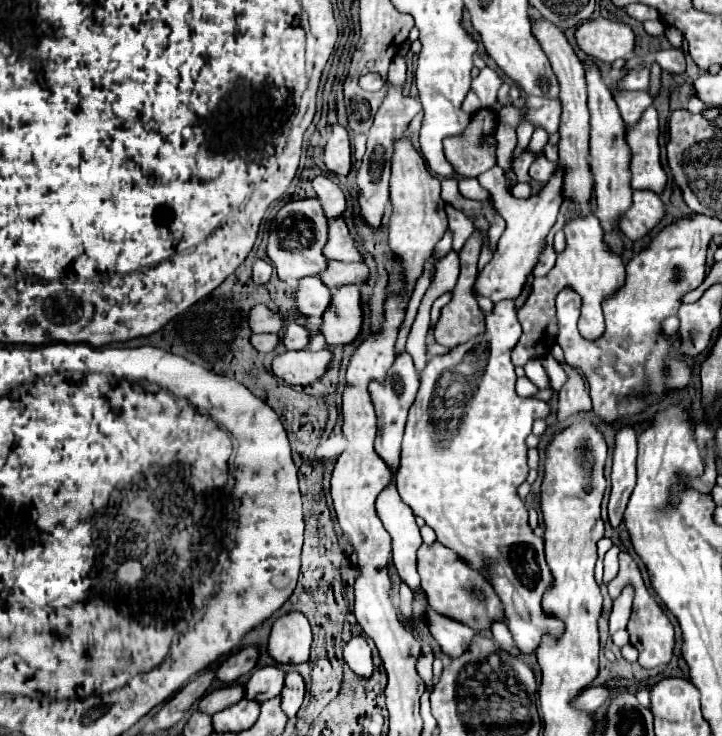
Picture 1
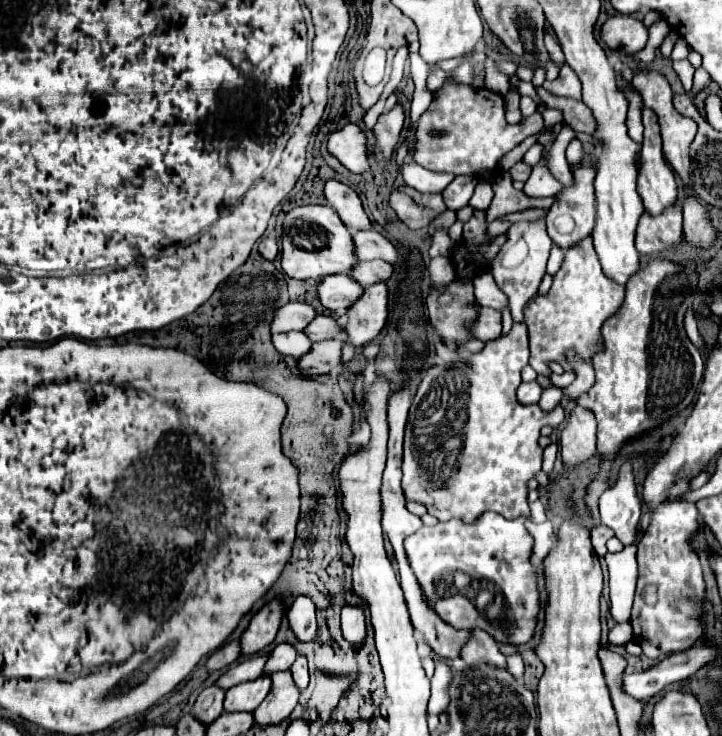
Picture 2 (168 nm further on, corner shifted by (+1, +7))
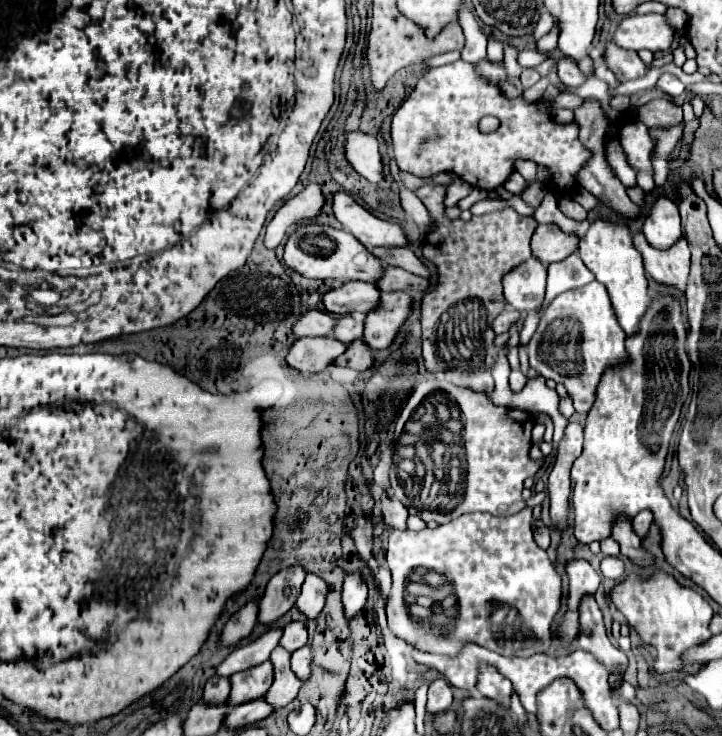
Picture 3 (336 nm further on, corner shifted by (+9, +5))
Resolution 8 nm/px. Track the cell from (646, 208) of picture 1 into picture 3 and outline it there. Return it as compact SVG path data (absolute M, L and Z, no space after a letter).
M638 231L634 233L634 247L644 257L644 269L650 277L680 291L686 289L686 277L690 271L690 249L684 237L680 237L668 251L660 251L656 247L650 247L642 231Z

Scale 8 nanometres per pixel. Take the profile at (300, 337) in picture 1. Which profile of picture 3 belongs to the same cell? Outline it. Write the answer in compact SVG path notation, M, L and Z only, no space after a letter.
M336 317L336 327L332 327L332 337L350 343L354 339L362 337L362 321L356 321L352 317Z

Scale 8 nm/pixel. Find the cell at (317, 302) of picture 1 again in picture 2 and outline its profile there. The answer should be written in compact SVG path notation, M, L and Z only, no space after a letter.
M350 275L322 277L318 287L322 305L331 312L338 311L340 317L344 316L347 309L360 299L362 293L364 293L364 287L358 281L354 281Z

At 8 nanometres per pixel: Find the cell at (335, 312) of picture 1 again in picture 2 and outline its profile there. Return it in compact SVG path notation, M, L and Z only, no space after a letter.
M380 283L368 287L364 297L360 297L360 301L348 309L346 317L348 323L344 331L354 347L362 347L376 339L388 321L388 285Z

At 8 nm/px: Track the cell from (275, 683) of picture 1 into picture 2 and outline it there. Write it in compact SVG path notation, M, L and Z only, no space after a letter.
M280 643L274 647L272 657L268 659L268 665L264 669L264 673L274 673L276 669L290 669L290 665L296 661L298 651L294 645L290 643Z

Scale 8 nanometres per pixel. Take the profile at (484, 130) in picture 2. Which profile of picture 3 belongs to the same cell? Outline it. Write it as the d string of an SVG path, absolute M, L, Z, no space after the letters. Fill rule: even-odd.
M458 59L456 63L430 69L408 95L408 99L400 105L392 119L392 149L396 163L402 171L408 171L418 177L430 177L436 173L456 173L462 181L472 187L492 191L500 187L510 173L514 171L514 161L518 157L532 159L538 165L546 165L550 169L552 181L550 187L556 191L570 191L576 185L576 175L580 167L586 163L590 153L578 141L576 123L558 125L552 117L542 115L534 103L526 103L518 99L506 99L498 87L490 85L482 77L476 75L474 65ZM486 115L494 115L500 119L500 127L494 133L482 133L478 129L478 121Z

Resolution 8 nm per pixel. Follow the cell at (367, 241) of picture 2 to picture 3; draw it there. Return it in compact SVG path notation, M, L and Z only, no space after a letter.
M372 247L370 251L386 265L400 267L400 269L416 273L420 277L430 277L428 267L408 247L394 247L394 249L390 249L390 247Z

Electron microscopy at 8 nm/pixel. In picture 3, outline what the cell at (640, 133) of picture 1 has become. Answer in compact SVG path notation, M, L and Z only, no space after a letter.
M658 197L650 207L650 213L644 217L642 231L652 247L668 249L676 239L682 237L676 203L668 197Z

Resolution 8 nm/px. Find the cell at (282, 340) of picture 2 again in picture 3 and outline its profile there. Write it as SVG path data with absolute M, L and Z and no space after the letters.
M300 337L290 345L286 363L302 373L320 373L344 351L346 345L330 337Z

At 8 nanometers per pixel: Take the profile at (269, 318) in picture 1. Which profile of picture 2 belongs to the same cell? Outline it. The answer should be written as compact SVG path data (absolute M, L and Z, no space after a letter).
M288 303L276 311L276 317L272 321L272 333L302 331L316 315L316 309L308 303Z

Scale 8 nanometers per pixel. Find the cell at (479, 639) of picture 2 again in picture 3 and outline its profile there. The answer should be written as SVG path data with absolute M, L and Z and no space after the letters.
M480 667L480 669L482 669L480 679L476 683L478 691L486 697L492 697L492 699L508 705L512 683L508 683L508 679L504 679L504 675L500 675L500 671L496 671L496 667Z

